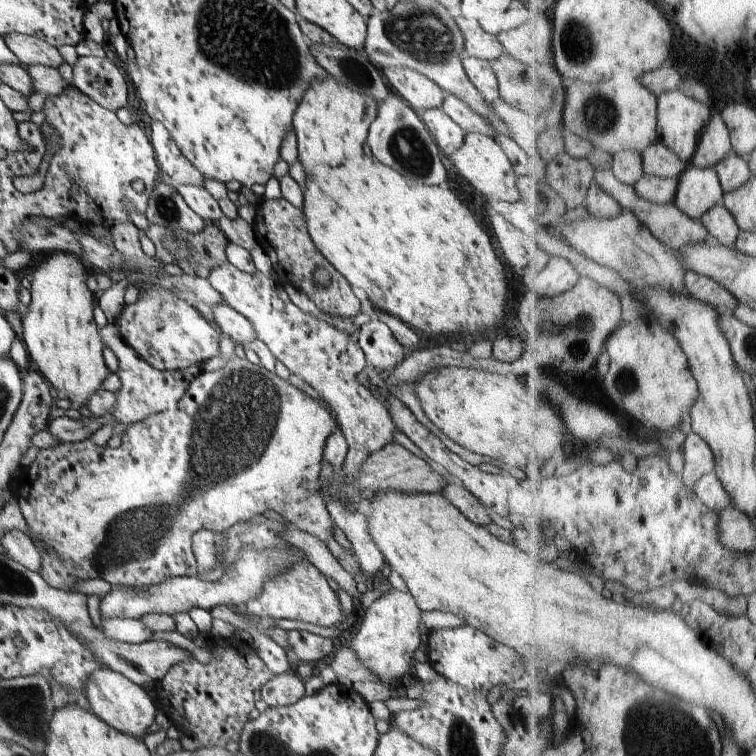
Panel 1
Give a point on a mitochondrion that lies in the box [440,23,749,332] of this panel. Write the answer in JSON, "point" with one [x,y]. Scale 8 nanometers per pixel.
{"point":[600,114]}

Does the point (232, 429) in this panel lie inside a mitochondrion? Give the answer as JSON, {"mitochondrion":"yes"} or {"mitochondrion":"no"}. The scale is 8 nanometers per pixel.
{"mitochondrion":"yes"}

